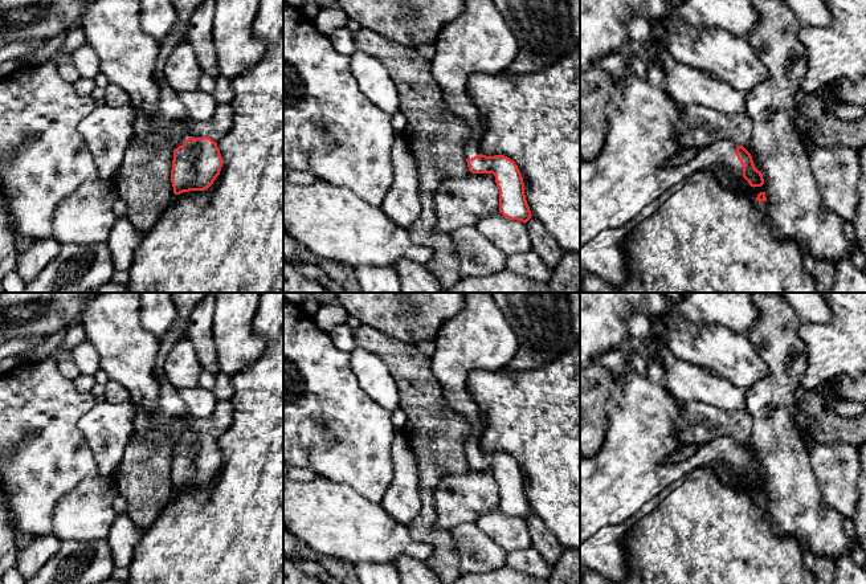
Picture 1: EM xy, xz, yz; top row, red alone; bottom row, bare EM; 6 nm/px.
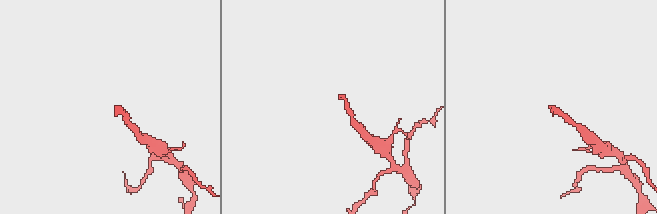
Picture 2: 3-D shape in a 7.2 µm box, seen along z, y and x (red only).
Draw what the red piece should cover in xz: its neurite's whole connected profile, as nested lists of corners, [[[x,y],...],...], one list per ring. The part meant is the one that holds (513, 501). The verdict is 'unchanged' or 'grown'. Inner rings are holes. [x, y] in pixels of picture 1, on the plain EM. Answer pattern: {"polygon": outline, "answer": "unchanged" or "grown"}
{"polygon": [[[463,293],[466,306],[457,315],[445,320],[433,339],[432,371],[438,379],[448,407],[459,413],[470,425],[465,442],[465,454],[471,470],[493,470],[499,486],[499,509],[510,515],[527,519],[531,507],[524,491],[522,470],[514,457],[505,452],[486,453],[479,448],[483,422],[469,391],[469,377],[474,371],[497,371],[505,368],[518,350],[518,338],[503,313],[489,293]]], "answer": "grown"}

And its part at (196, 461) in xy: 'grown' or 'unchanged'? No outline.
unchanged

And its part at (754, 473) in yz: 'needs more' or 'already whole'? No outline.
needs more

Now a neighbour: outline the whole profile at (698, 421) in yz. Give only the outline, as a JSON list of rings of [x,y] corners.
[[[683,401],[674,425],[677,438],[683,442],[700,444],[715,437],[732,437],[751,450],[755,465],[760,467],[748,440],[751,430],[752,418],[746,409],[724,411],[702,401]]]

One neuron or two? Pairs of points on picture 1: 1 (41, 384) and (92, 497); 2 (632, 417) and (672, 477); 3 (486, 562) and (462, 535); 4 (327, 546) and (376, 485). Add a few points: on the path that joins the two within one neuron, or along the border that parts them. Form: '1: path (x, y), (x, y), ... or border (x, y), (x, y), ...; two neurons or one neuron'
1: border (97, 472), (85, 477), (60, 499); two neurons
2: path (640, 433), (640, 452), (656, 468); one neuron
3: path (481, 555), (469, 542); one neuron
4: border (338, 482), (350, 485), (368, 499), (379, 503); two neurons

